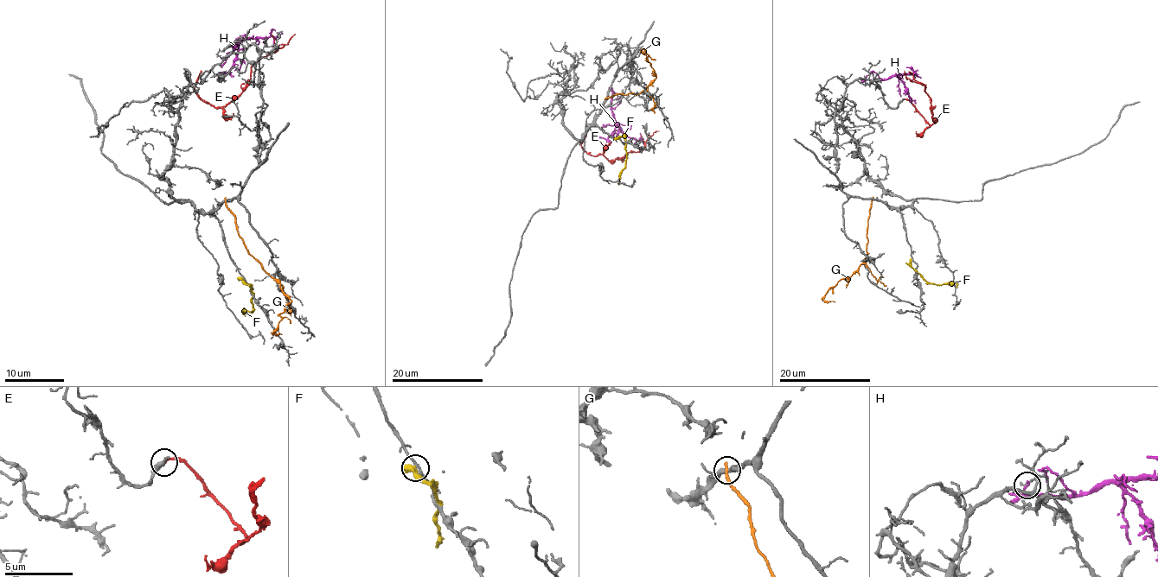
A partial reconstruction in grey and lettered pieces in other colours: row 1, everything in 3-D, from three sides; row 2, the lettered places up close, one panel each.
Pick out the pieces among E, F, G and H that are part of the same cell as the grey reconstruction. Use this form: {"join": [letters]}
{"join": ["E"]}

